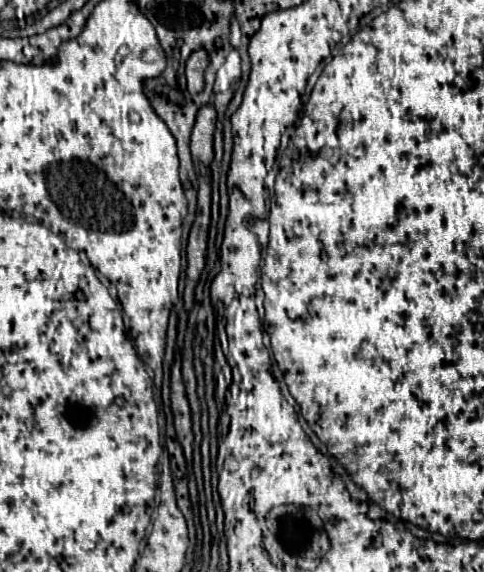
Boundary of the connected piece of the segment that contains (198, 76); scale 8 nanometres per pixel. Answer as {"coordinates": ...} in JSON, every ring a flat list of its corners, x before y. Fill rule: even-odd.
{"coordinates":[[197,49,191,53,186,62,187,91,191,94,200,93,204,88,204,72,209,63,209,53,205,49]]}

